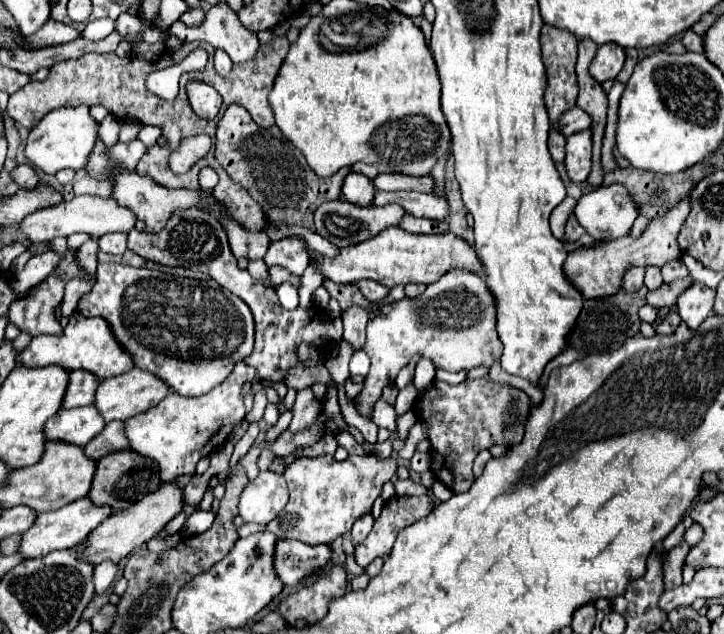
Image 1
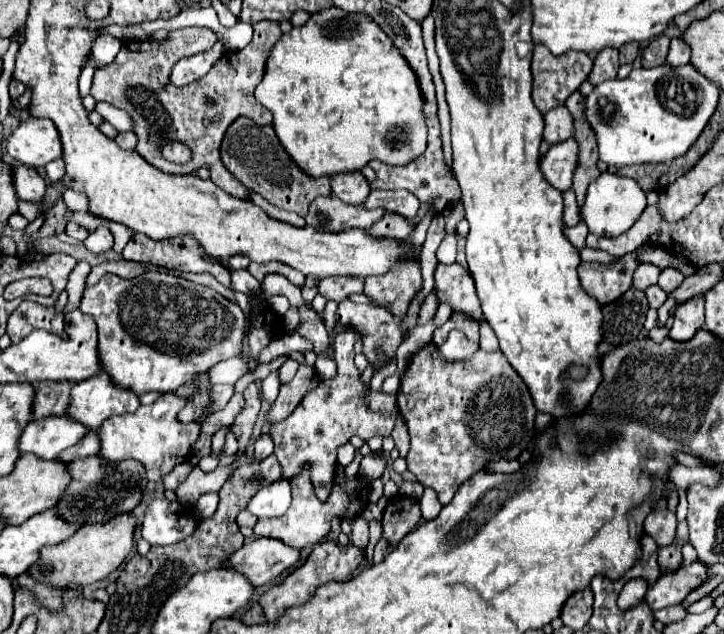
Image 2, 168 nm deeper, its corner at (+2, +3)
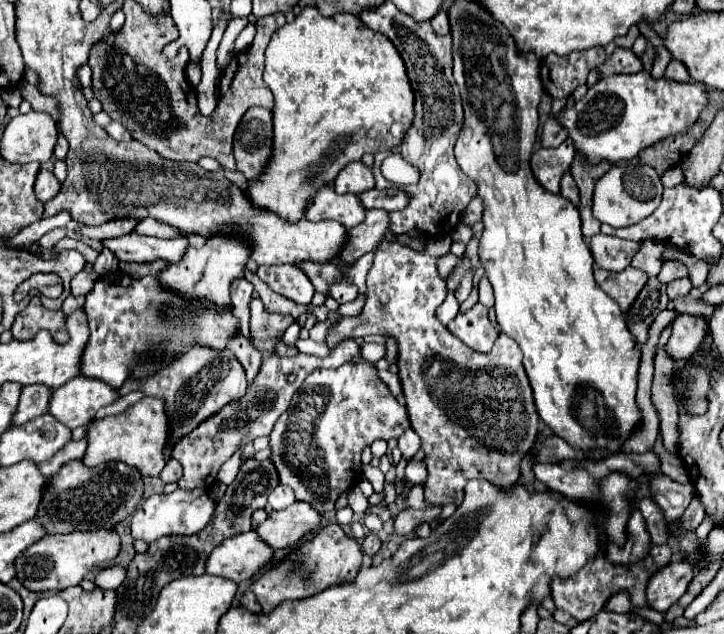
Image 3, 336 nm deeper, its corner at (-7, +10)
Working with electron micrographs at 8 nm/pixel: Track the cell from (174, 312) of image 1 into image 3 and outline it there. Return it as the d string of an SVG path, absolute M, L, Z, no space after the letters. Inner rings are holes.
M122 271L99 278L95 288L87 294L83 310L91 336L81 356L81 374L103 380L115 390L129 378L131 366L137 360L149 358L151 350L157 358L171 364L195 344L223 350L239 328L239 322L231 312L217 314L215 306L209 302L203 302L199 314L191 310L189 316L183 318L181 298L161 290L157 276L134 278Z

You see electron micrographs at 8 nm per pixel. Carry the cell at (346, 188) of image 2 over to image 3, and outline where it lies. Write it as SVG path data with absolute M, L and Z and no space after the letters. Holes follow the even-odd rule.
M351 162L339 172L333 184L335 184L337 194L347 194L347 192L361 194L375 188L375 178L363 162Z

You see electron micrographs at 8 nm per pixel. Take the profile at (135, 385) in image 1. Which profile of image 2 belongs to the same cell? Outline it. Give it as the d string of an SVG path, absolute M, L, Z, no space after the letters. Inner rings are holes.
M106 371L94 379L78 381L70 393L70 407L66 415L84 423L88 429L98 429L108 417L126 415L140 407L140 395L118 387Z

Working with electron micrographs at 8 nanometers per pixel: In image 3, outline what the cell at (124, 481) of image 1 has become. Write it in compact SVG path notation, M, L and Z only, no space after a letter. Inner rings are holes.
M73 460L73 462L67 462L59 470L59 476L55 474L47 482L35 518L43 524L47 534L69 534L75 530L87 532L87 530L97 530L97 528L111 530L121 520L131 516L135 506L141 500L143 500L143 480L141 480L139 472L135 472L135 468L127 468L125 464L101 464L99 468L83 468L83 464L79 464L79 460Z

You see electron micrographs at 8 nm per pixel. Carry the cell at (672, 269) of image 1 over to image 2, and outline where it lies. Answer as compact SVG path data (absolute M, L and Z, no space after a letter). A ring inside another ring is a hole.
M666 267L666 269L660 271L658 285L660 285L666 293L670 293L670 291L674 291L674 287L678 287L678 285L682 283L682 279L684 279L684 273L682 273L682 271L678 271L676 267Z

